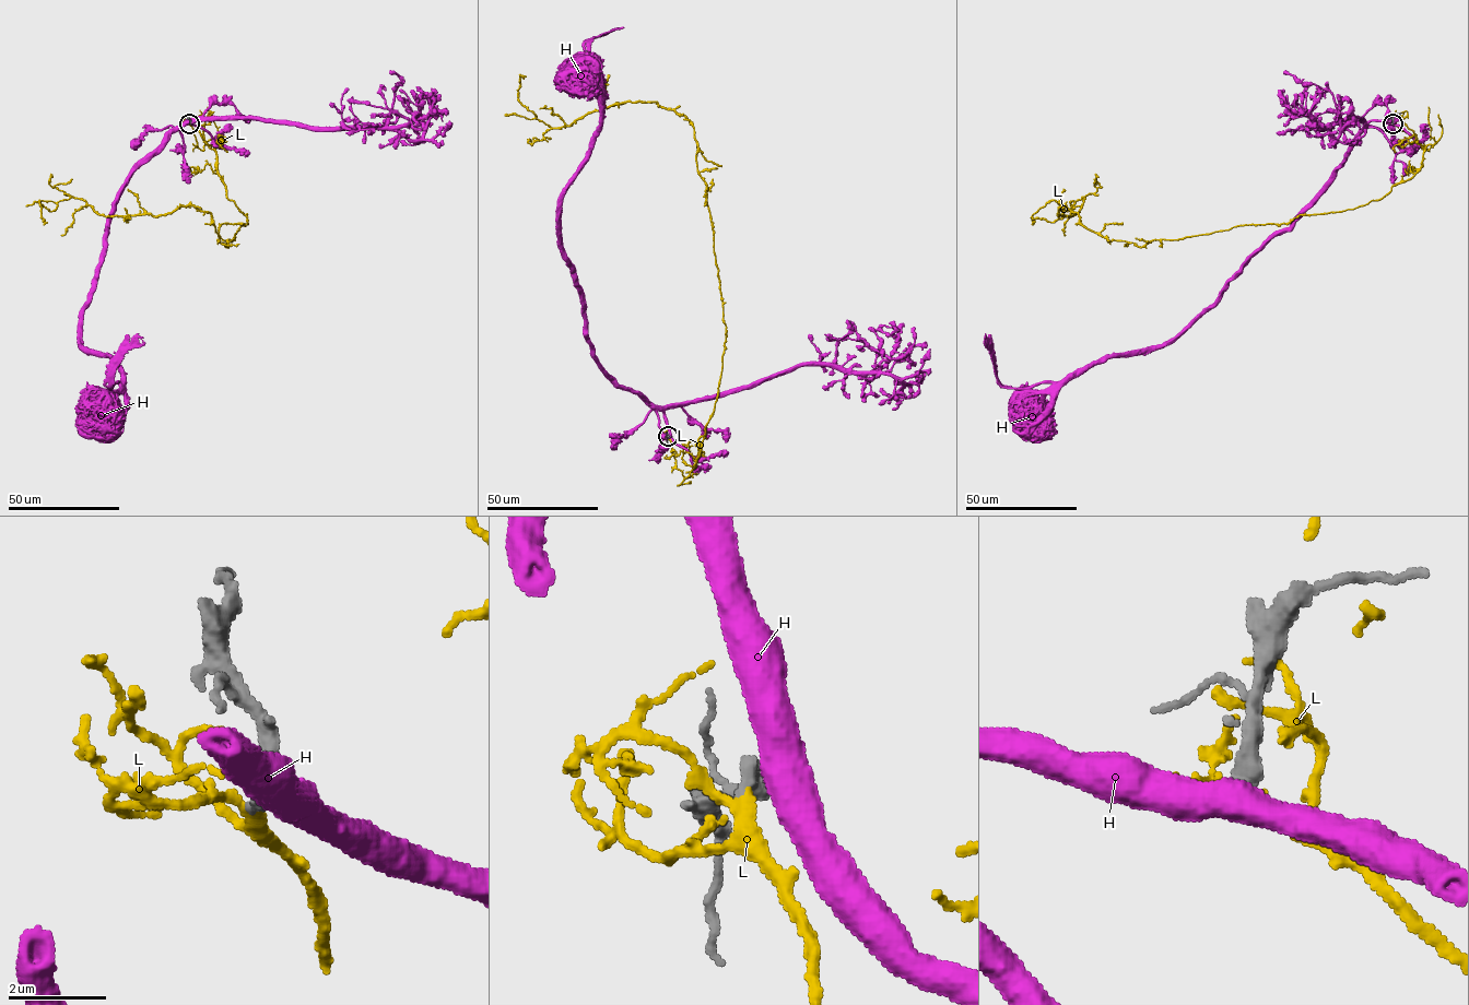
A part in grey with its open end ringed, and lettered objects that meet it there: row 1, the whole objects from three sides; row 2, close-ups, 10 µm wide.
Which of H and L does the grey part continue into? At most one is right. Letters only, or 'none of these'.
L

